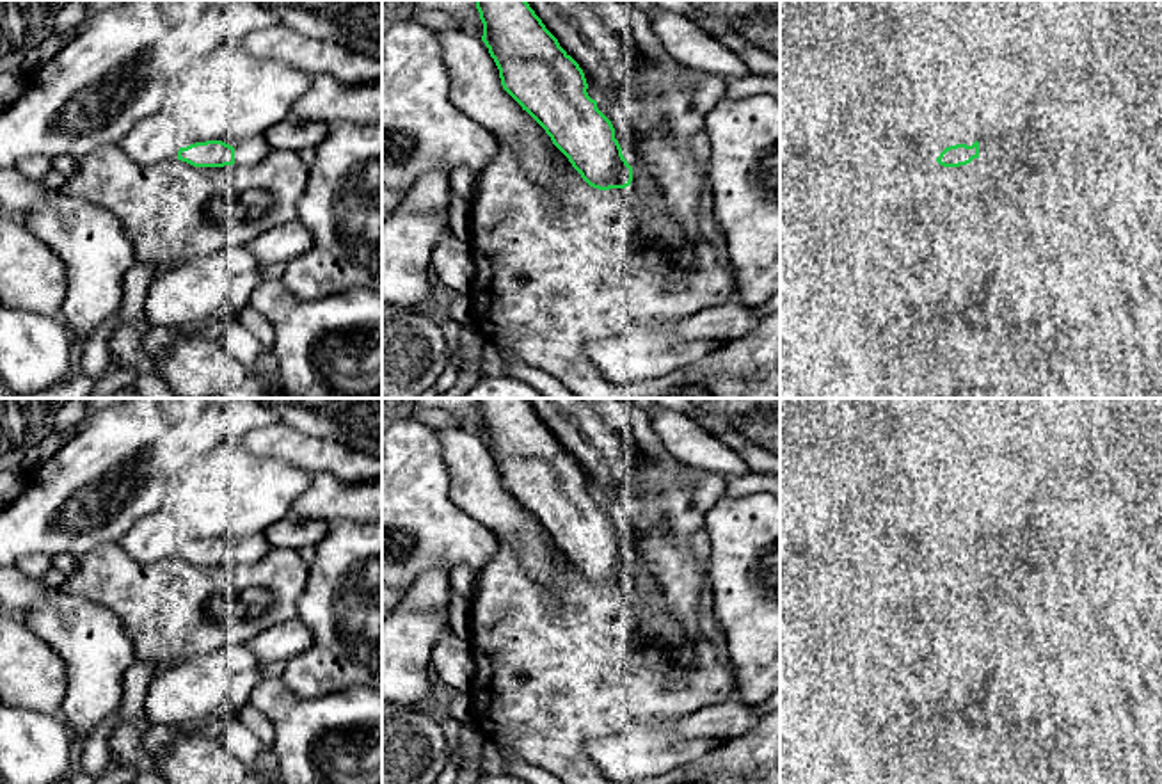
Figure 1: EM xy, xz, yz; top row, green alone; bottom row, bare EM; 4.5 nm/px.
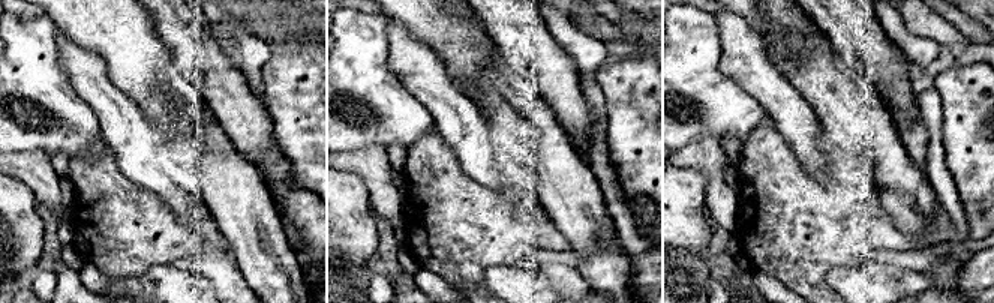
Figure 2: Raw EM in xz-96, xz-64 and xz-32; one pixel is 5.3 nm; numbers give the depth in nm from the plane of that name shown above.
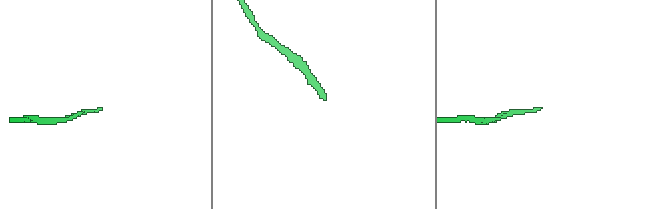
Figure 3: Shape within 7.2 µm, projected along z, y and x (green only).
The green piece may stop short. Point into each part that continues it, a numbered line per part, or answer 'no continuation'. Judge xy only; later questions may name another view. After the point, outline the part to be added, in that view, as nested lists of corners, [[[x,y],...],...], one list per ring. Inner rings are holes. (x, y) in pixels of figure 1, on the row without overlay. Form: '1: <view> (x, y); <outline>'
1: xy (249, 552); [[[254,535],[235,546],[235,560],[238,565],[252,565],[265,558],[270,549],[265,535]]]

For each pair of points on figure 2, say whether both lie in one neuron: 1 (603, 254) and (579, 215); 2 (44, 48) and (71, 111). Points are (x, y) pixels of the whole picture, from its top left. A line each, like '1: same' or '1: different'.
1: same
2: same

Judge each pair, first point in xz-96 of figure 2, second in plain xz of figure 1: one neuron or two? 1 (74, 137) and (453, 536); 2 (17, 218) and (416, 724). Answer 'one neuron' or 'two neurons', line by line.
1: one neuron
2: two neurons

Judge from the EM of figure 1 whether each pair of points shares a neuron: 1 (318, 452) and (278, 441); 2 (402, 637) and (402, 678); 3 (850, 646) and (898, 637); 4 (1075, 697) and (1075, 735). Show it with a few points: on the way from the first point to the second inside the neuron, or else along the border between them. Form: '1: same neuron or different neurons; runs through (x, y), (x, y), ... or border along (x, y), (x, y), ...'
1: same neuron; runs through (308, 452), (288, 445)
2: same neuron; runs through (402, 648), (402, 667)
3: same neuron; runs through (862, 642), (880, 642), (885, 639)
4: different neurons; border along (1084, 724), (1058, 729)

